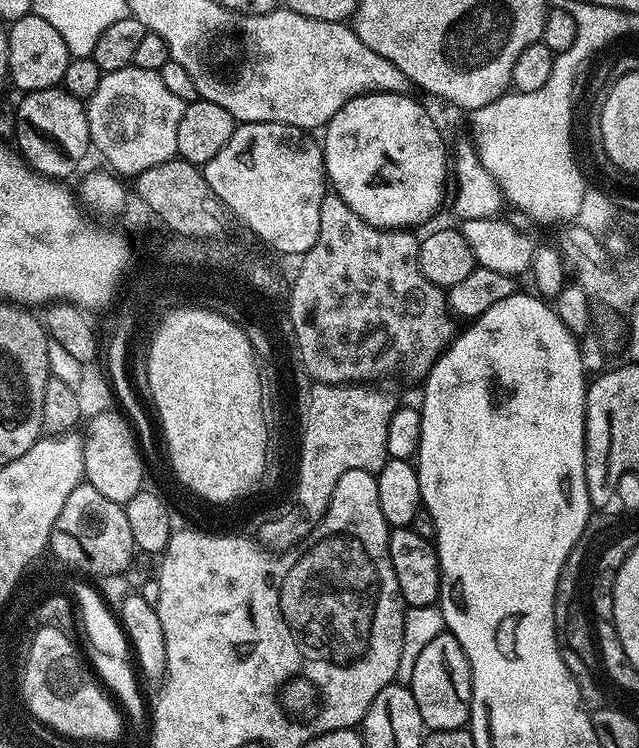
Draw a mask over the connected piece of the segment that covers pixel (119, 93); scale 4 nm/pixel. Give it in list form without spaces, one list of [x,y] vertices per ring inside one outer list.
[[[129,66],[105,72],[98,82],[98,90],[86,102],[91,147],[104,155],[108,163],[105,165],[117,176],[141,176],[150,166],[158,166],[176,156],[178,122],[182,122],[185,103],[162,83],[159,72],[154,70]]]

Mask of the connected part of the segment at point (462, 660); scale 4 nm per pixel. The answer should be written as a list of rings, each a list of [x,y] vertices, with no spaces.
[[[447,630],[438,634],[422,649],[422,654],[418,657],[418,662],[414,662],[414,674],[410,685],[414,694],[414,702],[418,702],[418,714],[422,714],[422,722],[428,732],[441,732],[442,730],[454,730],[465,727],[469,723],[472,715],[472,671],[470,662],[458,646],[458,638],[454,638]]]

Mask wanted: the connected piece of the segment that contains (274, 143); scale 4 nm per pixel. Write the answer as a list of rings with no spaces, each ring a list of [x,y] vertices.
[[[278,122],[237,123],[230,142],[226,142],[226,146],[222,146],[222,150],[218,150],[218,154],[214,154],[214,158],[210,158],[210,162],[202,168],[217,201],[243,227],[254,230],[256,240],[261,245],[269,244],[276,252],[303,254],[310,250],[310,246],[314,246],[318,238],[318,213],[322,211],[326,173],[321,141],[312,136],[315,135],[305,129]]]

